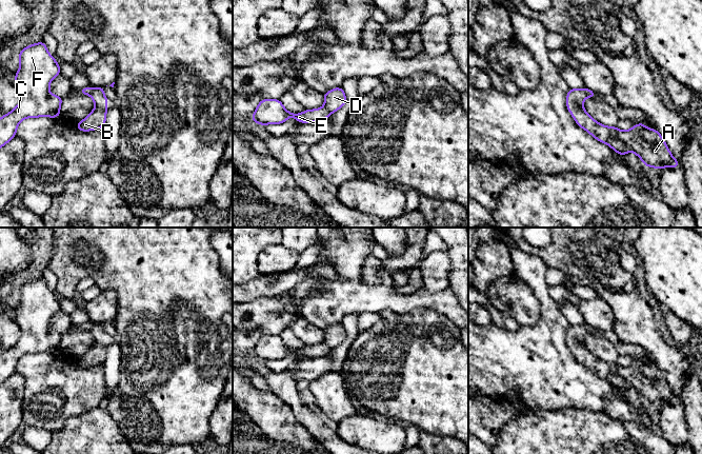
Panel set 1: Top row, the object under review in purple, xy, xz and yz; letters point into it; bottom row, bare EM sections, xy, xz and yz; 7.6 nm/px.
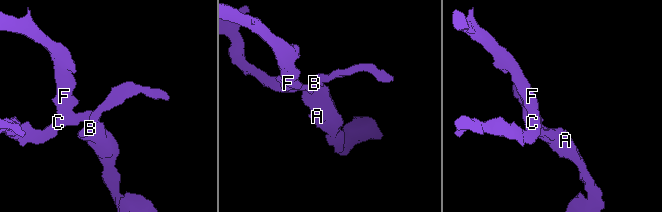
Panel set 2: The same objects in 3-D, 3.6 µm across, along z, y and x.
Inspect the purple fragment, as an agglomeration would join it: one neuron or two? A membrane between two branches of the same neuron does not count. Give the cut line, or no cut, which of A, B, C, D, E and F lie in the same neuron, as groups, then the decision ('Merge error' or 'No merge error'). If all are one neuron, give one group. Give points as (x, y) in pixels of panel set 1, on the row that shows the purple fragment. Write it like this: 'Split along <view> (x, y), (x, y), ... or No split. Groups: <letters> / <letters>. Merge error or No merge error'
Split along yz (584, 89), (587, 96). Groups: A B D / C E F. Merge error

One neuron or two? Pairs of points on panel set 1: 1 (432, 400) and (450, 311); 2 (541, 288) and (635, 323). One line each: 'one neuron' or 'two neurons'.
1: two neurons
2: two neurons

